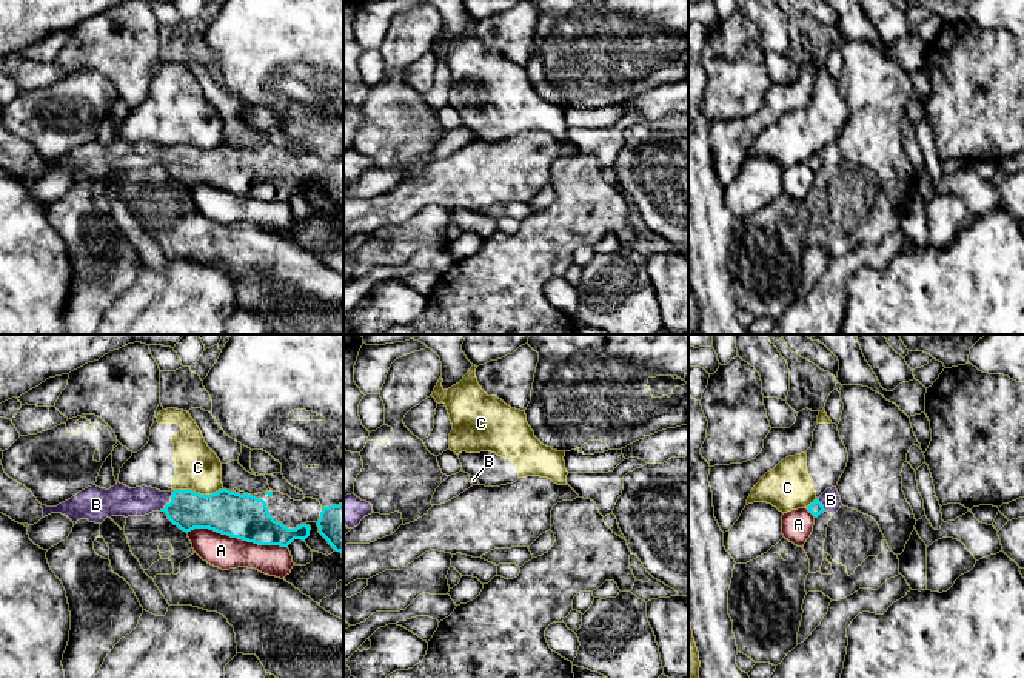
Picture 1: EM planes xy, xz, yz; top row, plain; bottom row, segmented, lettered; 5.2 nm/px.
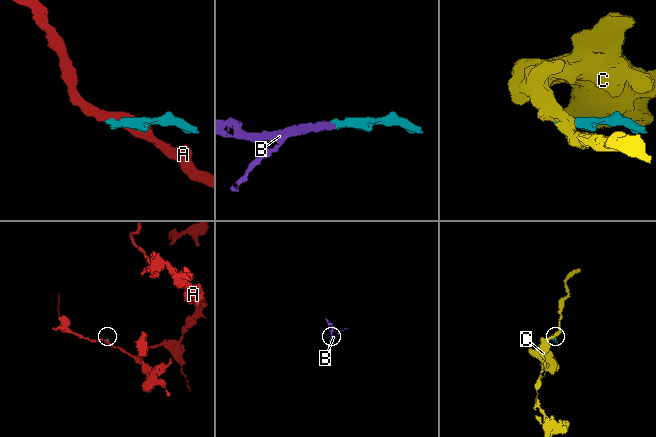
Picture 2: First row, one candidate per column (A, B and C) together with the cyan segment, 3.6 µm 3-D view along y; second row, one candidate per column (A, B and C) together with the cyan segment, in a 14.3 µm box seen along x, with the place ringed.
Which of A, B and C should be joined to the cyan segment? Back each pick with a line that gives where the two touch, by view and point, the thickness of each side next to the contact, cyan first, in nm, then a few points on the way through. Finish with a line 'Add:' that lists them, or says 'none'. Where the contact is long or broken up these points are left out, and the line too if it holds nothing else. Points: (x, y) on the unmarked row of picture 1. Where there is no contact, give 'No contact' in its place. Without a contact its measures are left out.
B: Touches cyan at xy (170, 157). Thickness 200 nm (cyan) against 160 nm. Path across: xy (188, 165), (170, 157), (122, 156)
Add: B

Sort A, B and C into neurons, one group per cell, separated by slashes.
A / B / C

